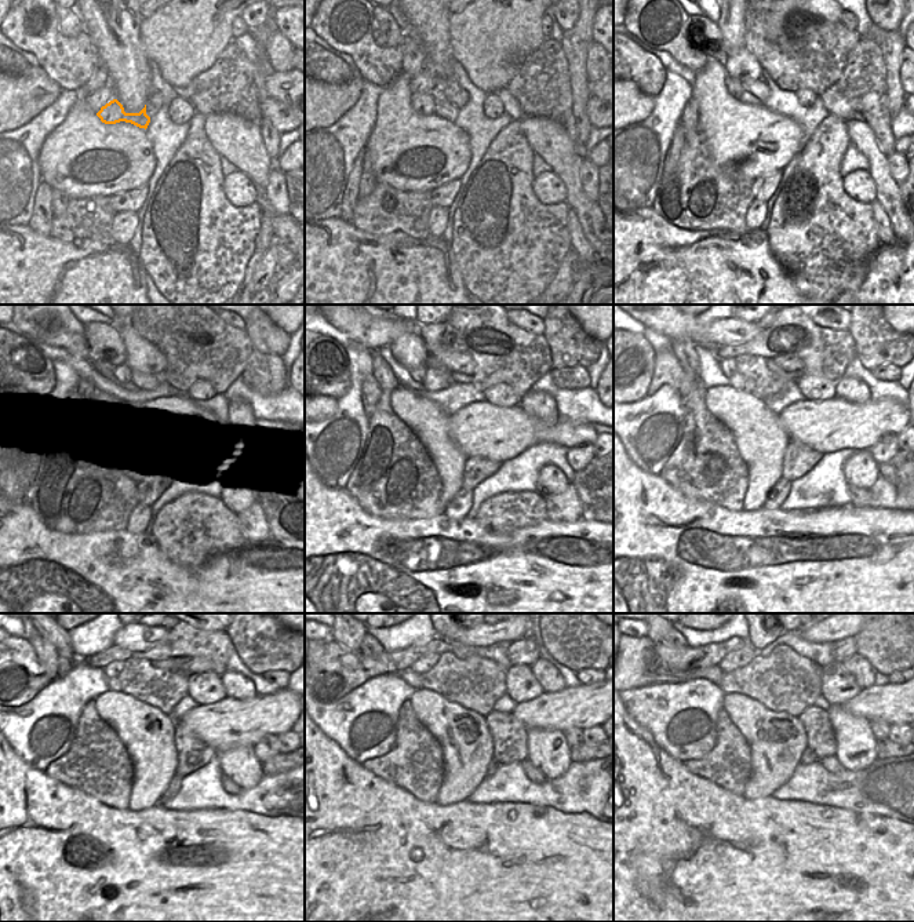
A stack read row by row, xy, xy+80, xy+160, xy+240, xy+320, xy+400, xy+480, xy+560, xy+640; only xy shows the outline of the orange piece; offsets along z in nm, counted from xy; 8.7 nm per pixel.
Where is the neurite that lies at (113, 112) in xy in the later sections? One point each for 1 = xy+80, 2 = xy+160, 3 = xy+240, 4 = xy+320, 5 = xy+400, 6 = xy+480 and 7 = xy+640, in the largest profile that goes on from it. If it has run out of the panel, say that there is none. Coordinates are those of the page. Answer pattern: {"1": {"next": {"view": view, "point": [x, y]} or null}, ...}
{"1": {"next": {"view": "xy+80", "point": [422, 104]}}, "2": {"next": {"view": "xy+160", "point": [738, 90]}}, "3": {"next": {"view": "xy+240", "point": [120, 375]}}, "4": {"next": {"view": "xy+320", "point": [418, 375]}}, "5": {"next": {"view": "xy+400", "point": [728, 365]}}, "6": {"next": {"view": "xy+480", "point": [112, 670]}}, "7": {"next": {"view": "xy+640", "point": [738, 659]}}}

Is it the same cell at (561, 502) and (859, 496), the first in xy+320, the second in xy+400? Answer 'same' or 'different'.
same

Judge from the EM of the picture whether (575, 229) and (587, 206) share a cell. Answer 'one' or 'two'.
two

